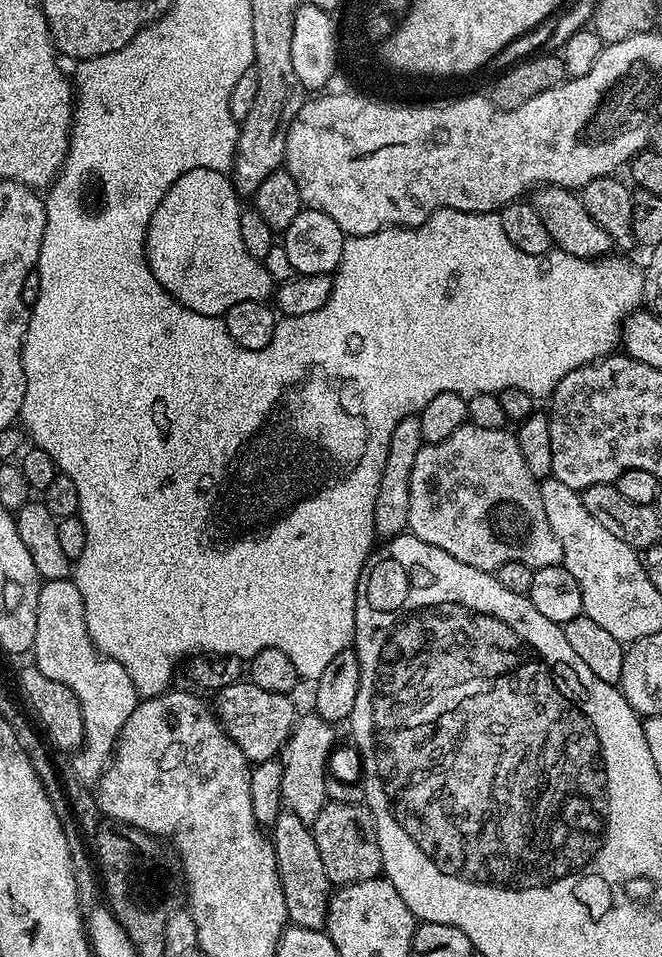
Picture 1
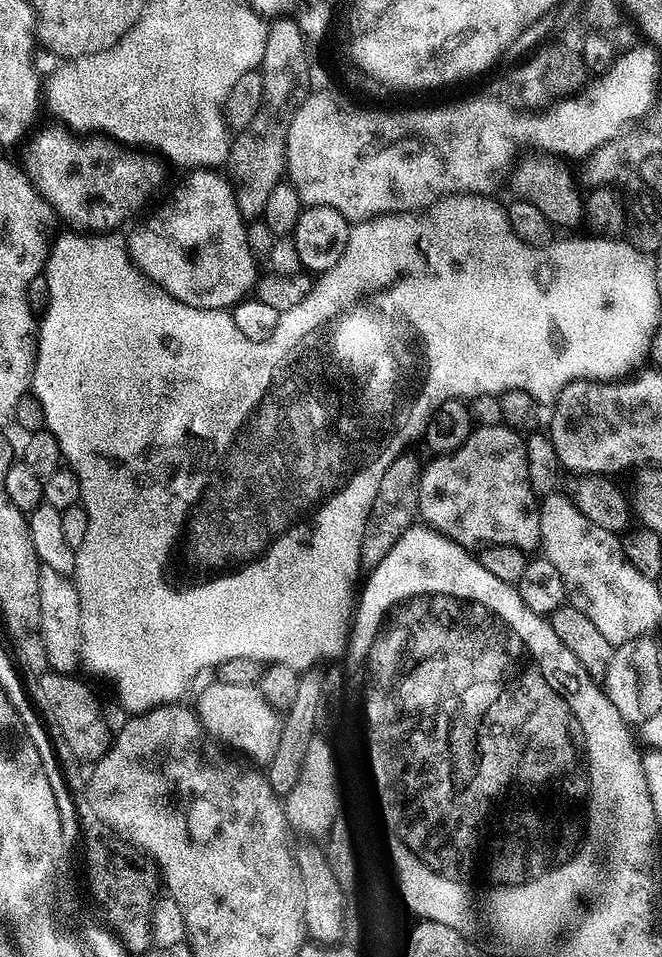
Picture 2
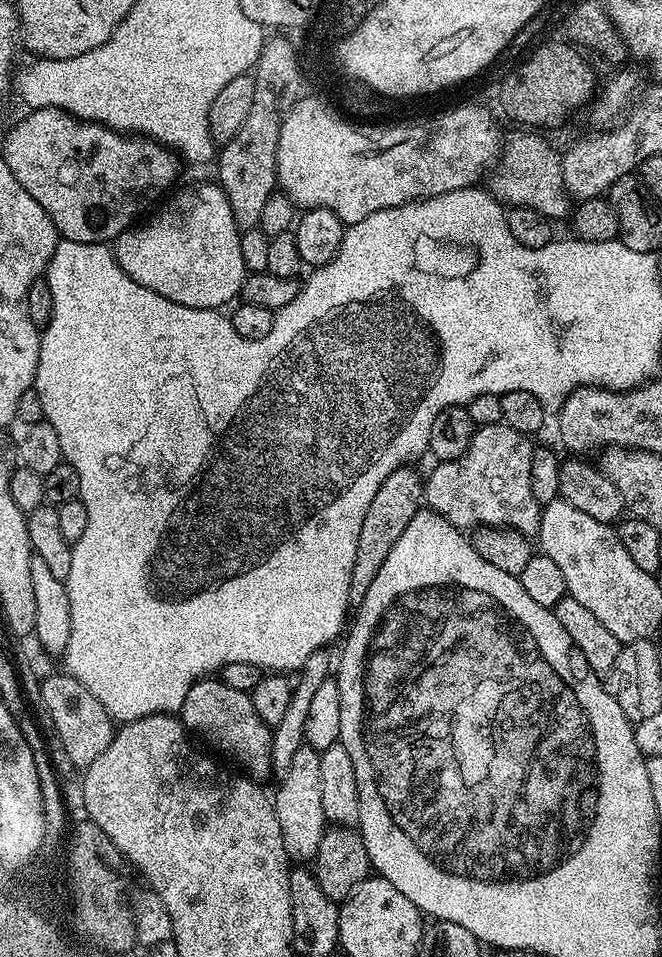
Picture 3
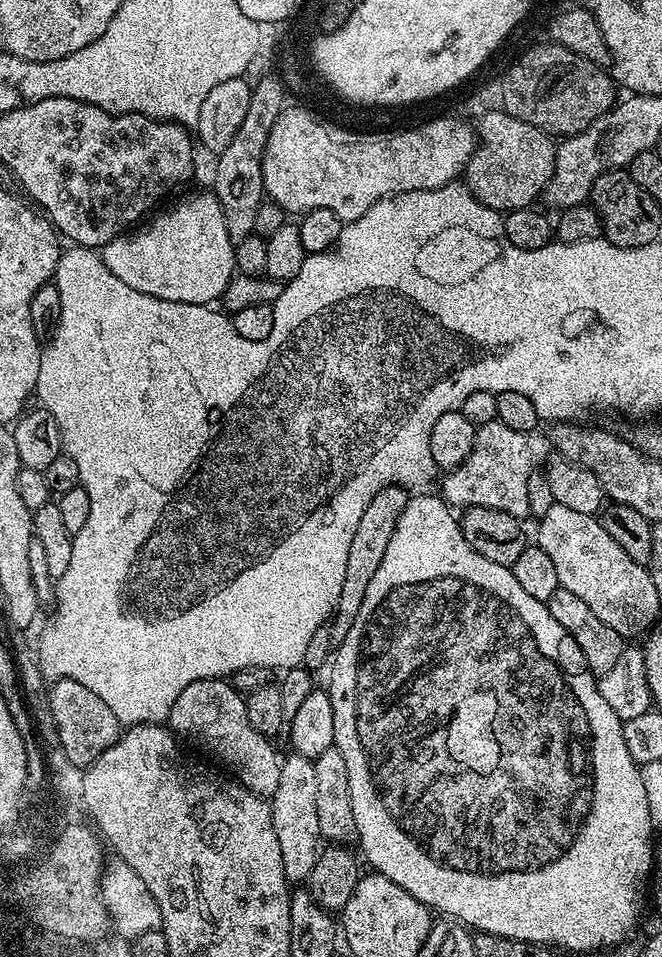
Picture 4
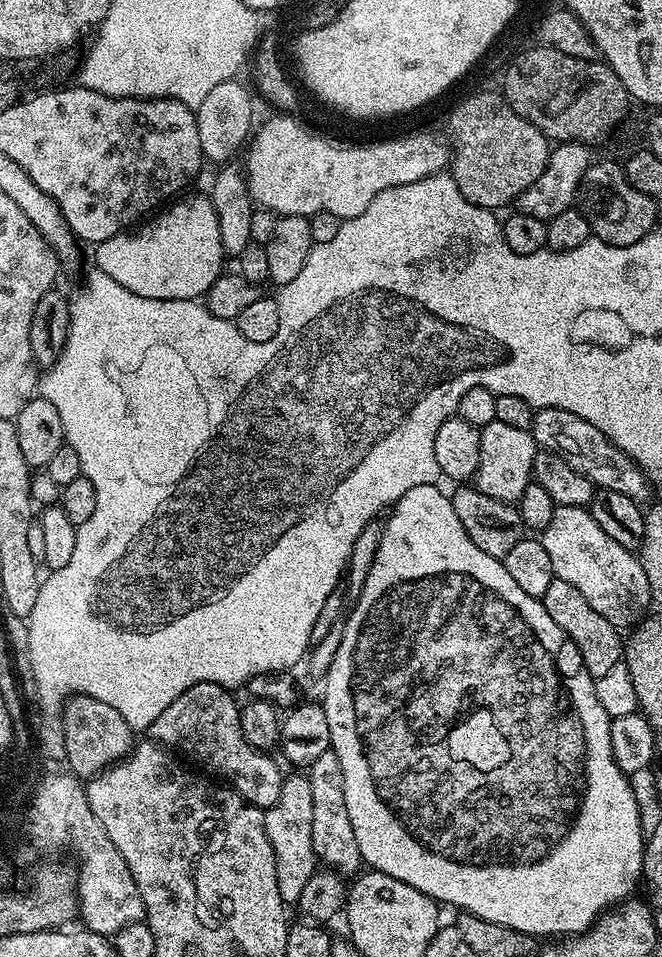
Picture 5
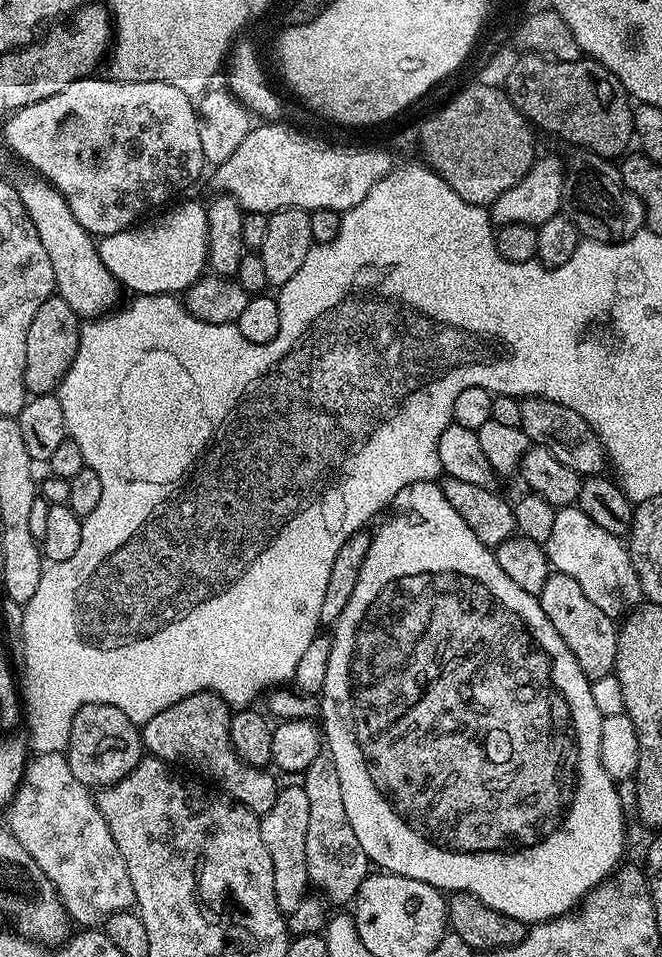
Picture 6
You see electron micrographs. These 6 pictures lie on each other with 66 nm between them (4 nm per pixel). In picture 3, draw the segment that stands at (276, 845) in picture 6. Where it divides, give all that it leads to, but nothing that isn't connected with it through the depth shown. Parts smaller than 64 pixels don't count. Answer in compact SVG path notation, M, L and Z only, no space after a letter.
M307 746L294 754L290 770L280 782L280 789L274 792L278 826L284 835L284 849L293 861L311 861L316 855L326 831L326 821L322 810L322 774L320 773L320 753Z

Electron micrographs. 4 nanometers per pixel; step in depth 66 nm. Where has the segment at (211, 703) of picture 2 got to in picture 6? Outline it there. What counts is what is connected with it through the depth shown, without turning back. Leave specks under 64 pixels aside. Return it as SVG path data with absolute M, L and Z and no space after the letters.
M199 692L190 698L182 698L182 702L174 702L174 706L162 710L162 714L154 714L150 722L142 725L145 753L173 766L185 764L189 773L197 772L192 774L219 788L227 796L233 796L257 816L266 815L276 801L278 783L271 776L271 771L250 766L236 753L230 734L233 709L223 702L206 704L206 700L207 693Z

